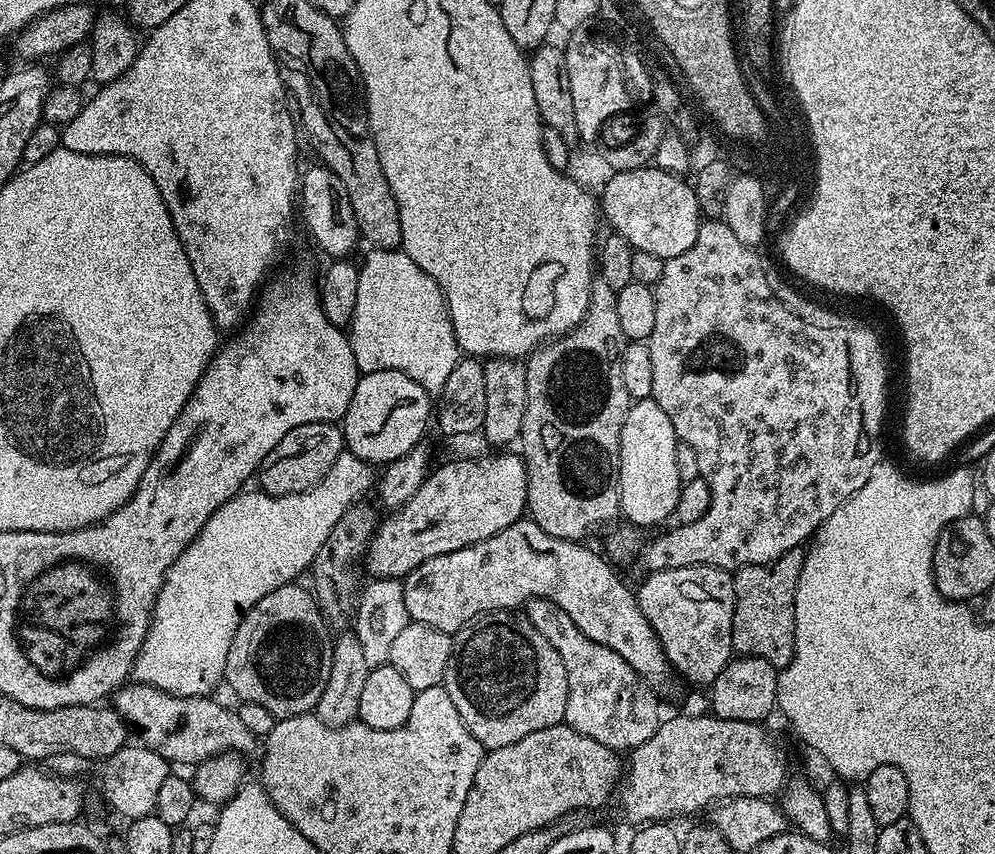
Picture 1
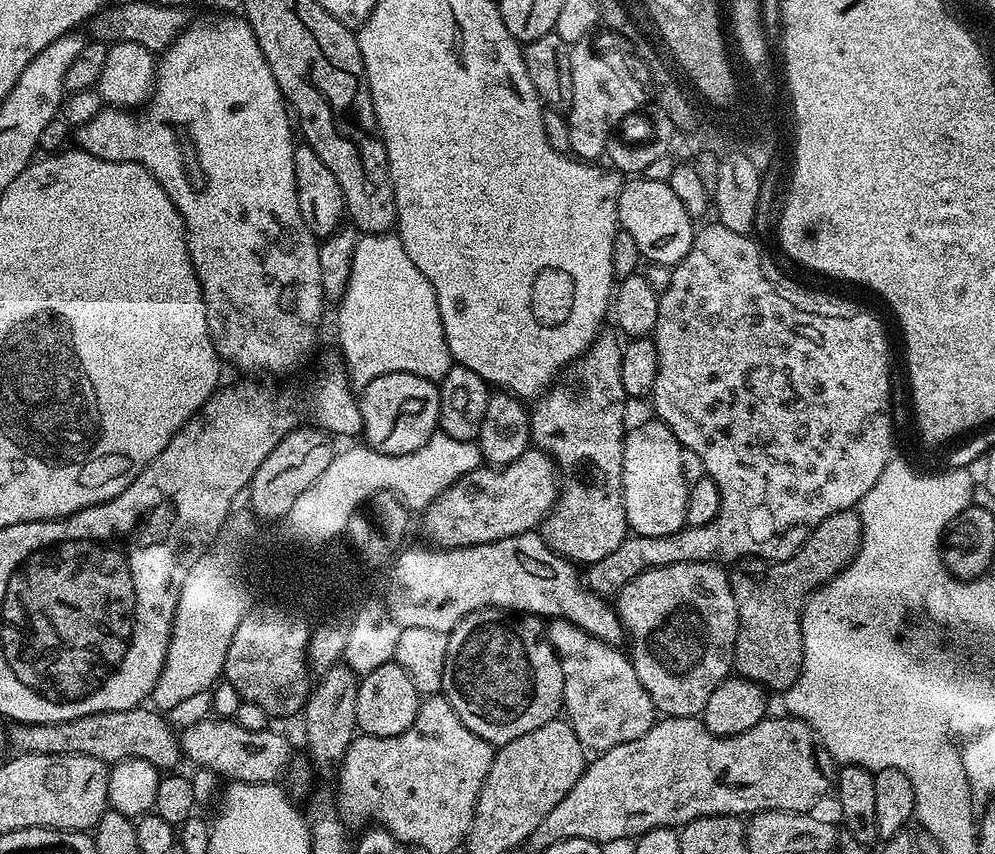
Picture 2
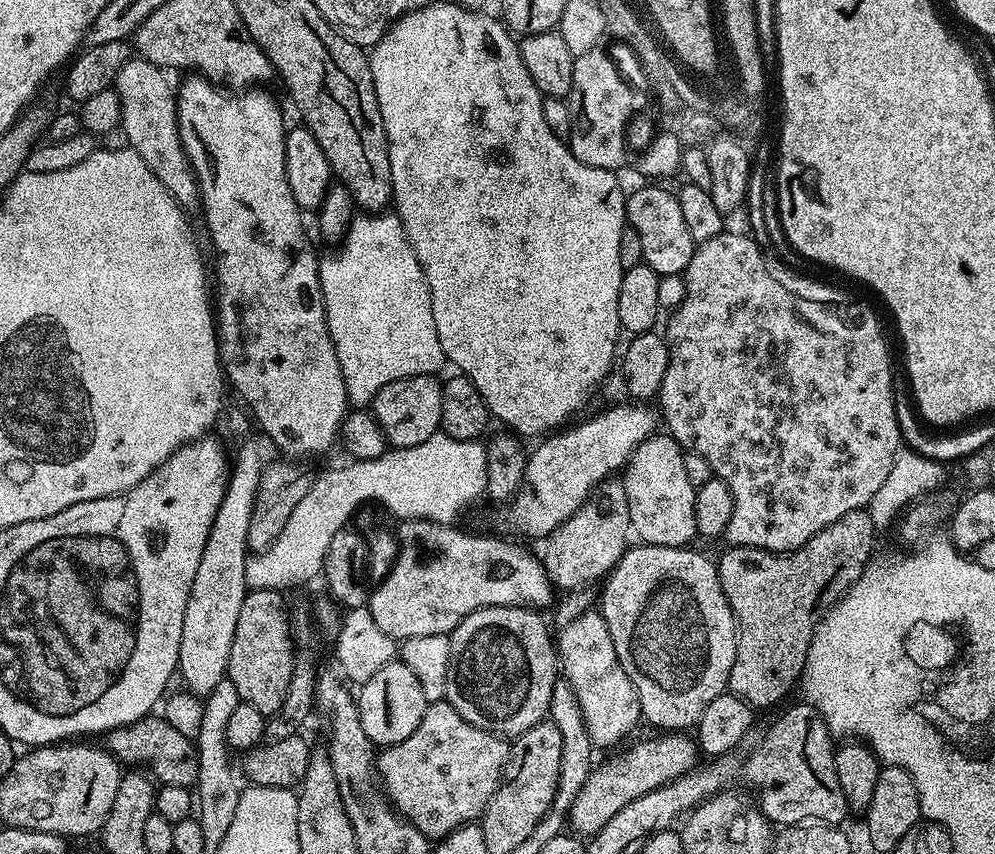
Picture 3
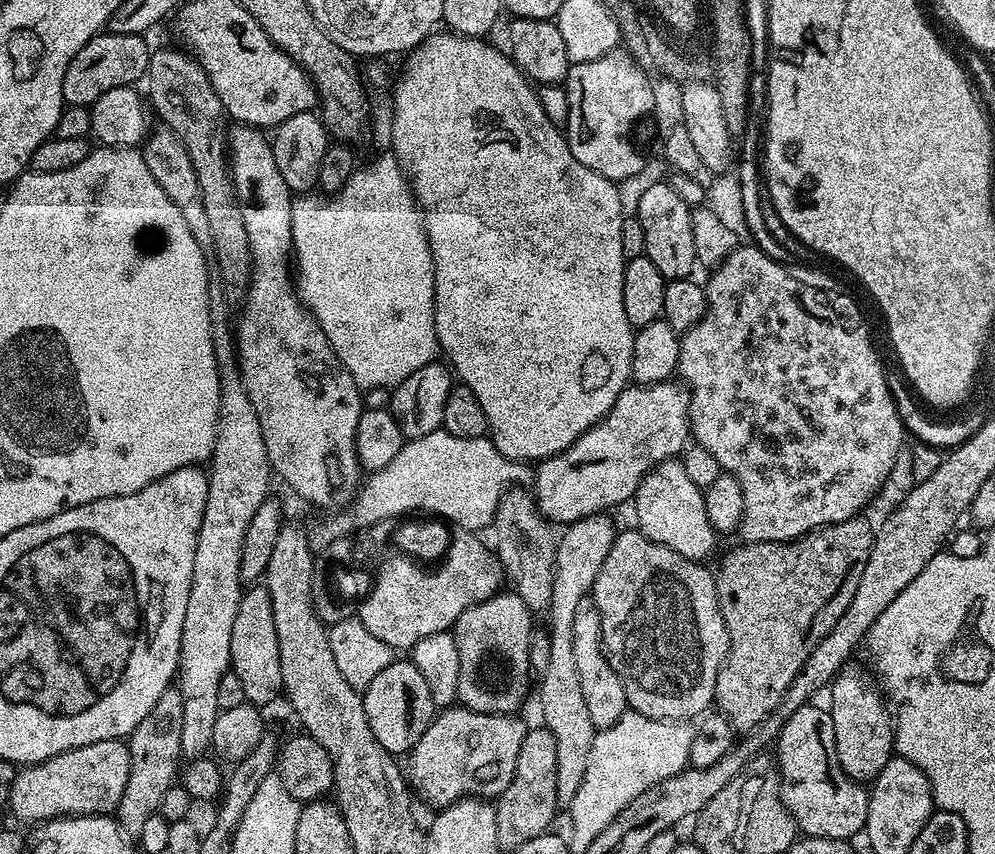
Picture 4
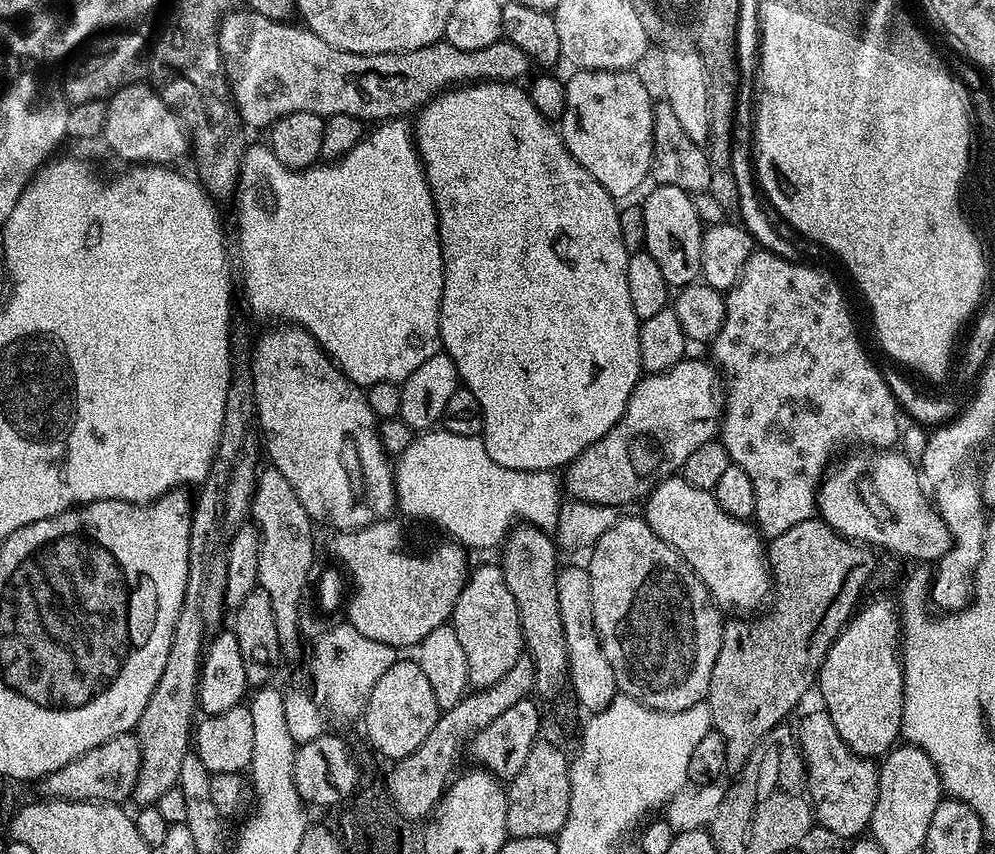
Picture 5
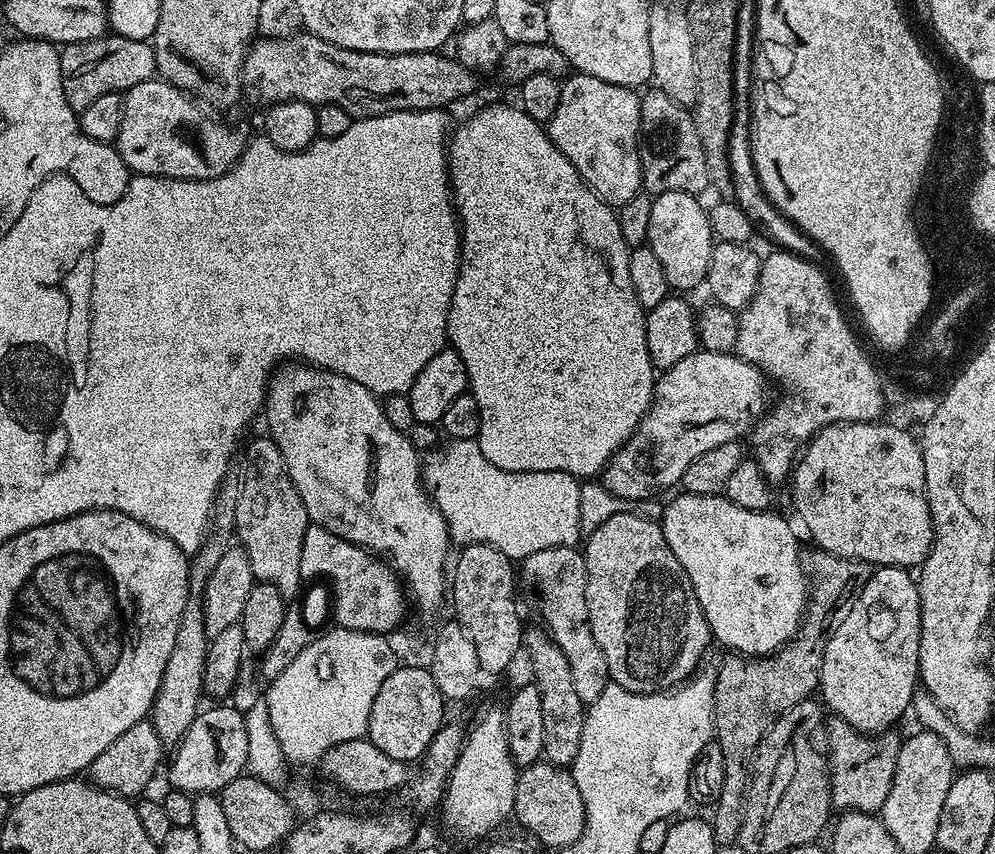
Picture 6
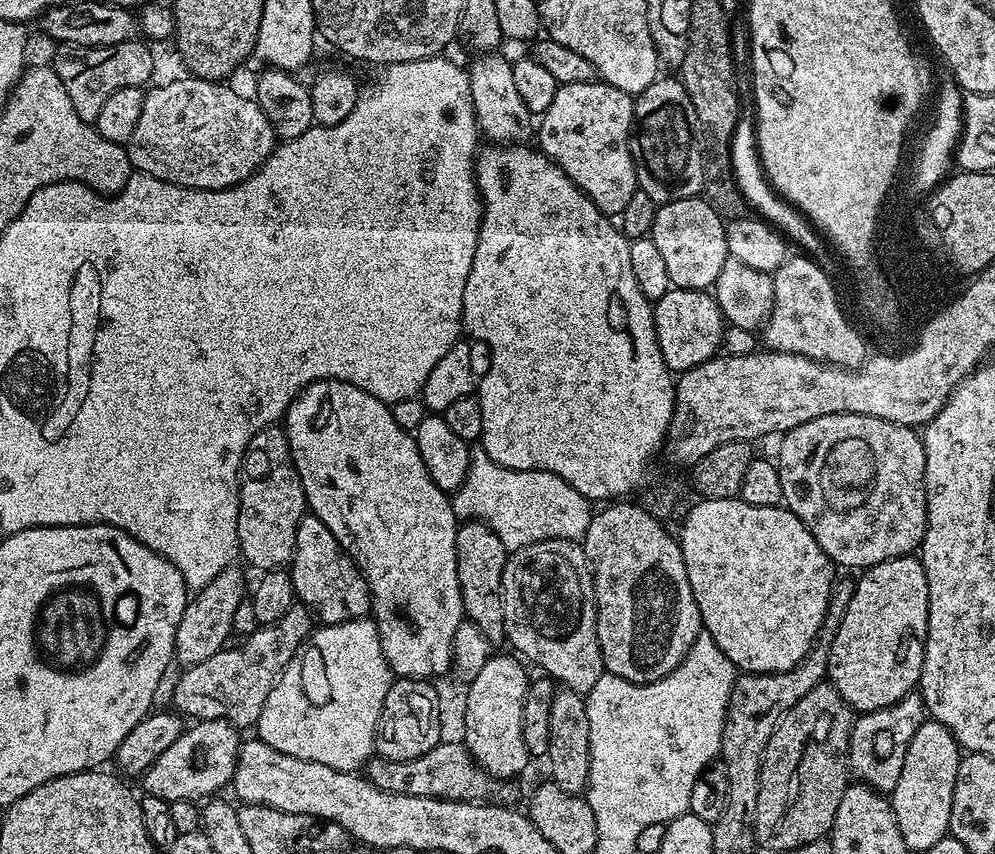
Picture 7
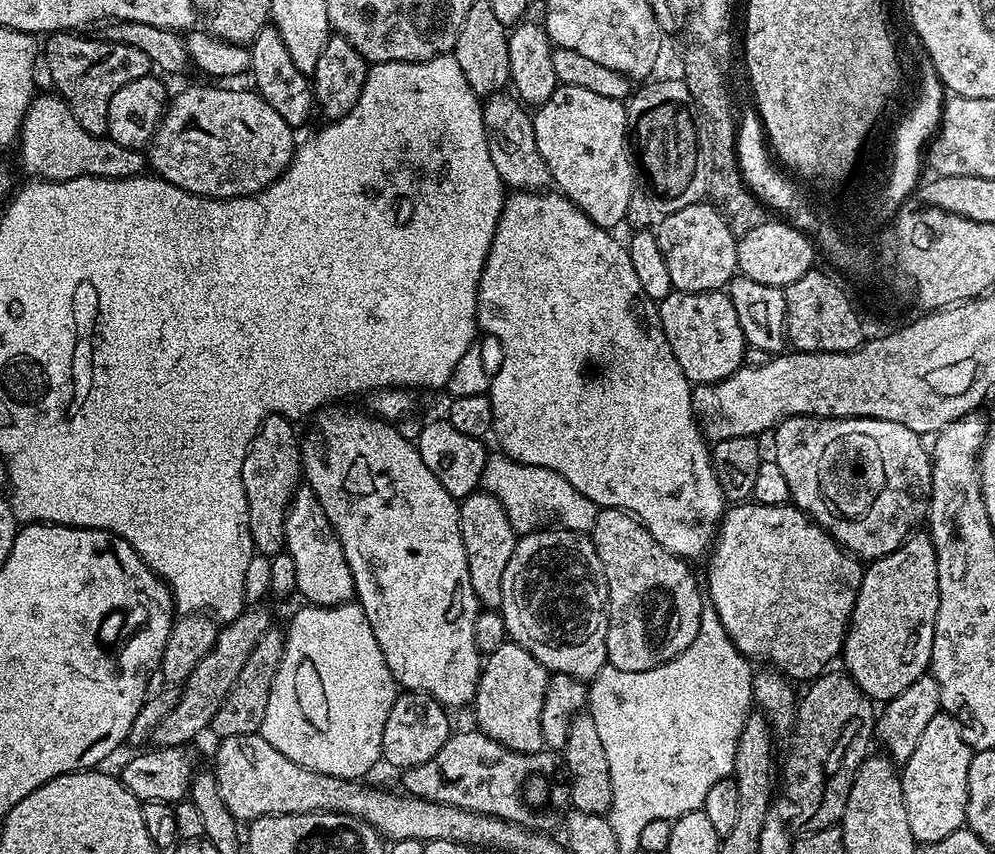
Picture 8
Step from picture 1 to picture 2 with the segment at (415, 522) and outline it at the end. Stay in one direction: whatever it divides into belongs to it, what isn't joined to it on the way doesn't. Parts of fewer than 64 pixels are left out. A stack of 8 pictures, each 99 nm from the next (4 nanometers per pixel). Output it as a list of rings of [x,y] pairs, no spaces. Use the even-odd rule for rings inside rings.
[[[529,446],[514,463],[504,468],[481,466],[470,470],[458,482],[454,482],[445,492],[438,494],[428,508],[423,509],[420,528],[429,545],[437,548],[461,548],[486,542],[498,542],[502,538],[510,538],[514,534],[531,532],[543,525],[554,505],[558,491],[558,469],[547,454],[540,448]]]

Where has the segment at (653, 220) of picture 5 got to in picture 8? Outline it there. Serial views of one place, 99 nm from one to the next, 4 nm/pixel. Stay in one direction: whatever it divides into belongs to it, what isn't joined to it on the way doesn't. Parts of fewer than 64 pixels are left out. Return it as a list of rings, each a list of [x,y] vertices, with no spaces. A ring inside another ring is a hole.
[[[707,202],[691,204],[677,212],[669,212],[664,220],[655,225],[658,246],[662,250],[662,258],[666,258],[666,266],[670,270],[670,282],[677,292],[714,292],[723,289],[733,276],[737,275],[736,244],[737,237],[732,235],[730,226],[720,216],[717,208]]]

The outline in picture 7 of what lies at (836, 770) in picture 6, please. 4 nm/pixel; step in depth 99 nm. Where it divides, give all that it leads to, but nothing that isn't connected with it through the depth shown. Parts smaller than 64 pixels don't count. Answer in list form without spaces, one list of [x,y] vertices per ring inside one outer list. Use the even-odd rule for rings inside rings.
[[[919,694],[903,696],[896,704],[883,708],[880,712],[863,713],[853,723],[852,734],[848,738],[846,763],[851,775],[859,783],[867,784],[881,794],[892,793],[894,786],[898,786],[898,777],[901,776],[902,766],[906,762],[910,738],[914,738],[918,726],[925,719],[924,698]]]

